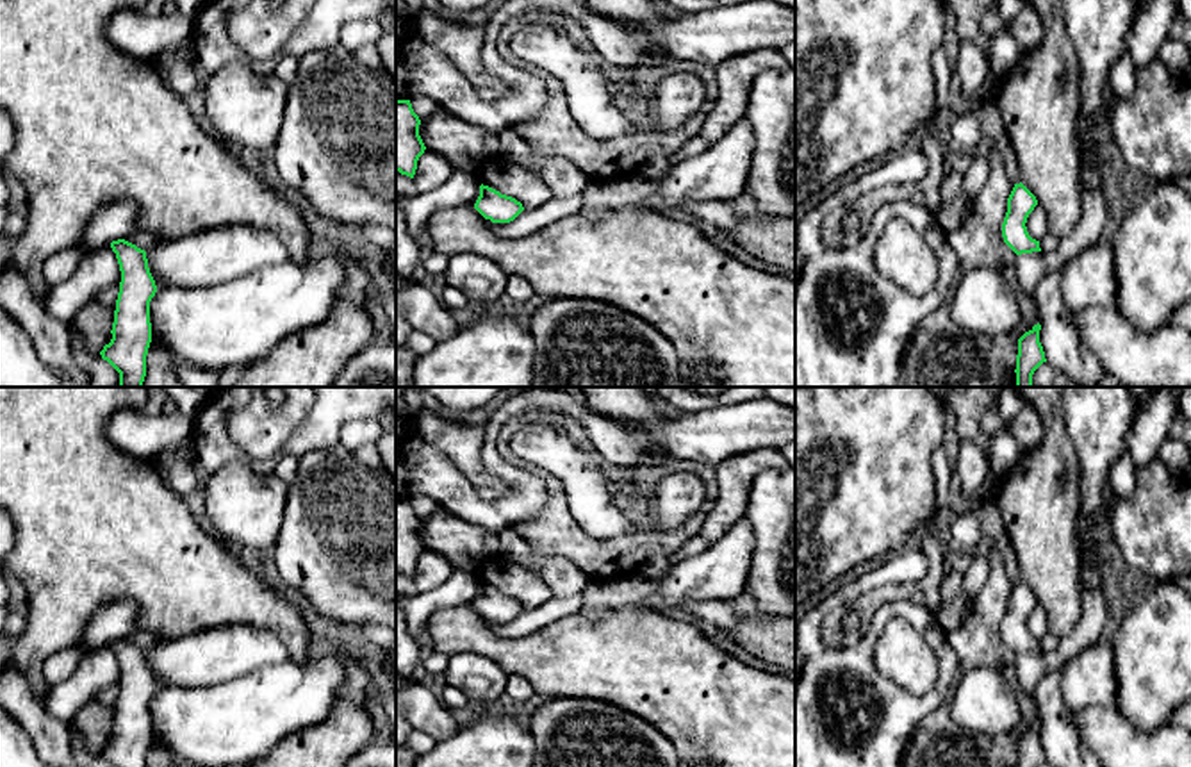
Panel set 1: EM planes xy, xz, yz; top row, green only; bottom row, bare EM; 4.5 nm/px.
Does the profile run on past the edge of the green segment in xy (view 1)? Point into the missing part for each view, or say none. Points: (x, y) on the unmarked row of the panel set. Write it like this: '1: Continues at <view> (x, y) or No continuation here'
1: No continuation here

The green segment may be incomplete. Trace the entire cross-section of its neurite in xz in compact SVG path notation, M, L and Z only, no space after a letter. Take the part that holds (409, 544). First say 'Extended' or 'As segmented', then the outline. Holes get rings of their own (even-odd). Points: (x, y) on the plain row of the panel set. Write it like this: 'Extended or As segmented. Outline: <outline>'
As segmented. Outline: M396 499L396 571L414 578L426 546L419 535L421 519L410 499Z

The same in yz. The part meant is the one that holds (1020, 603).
As segmented. Outline: M1020 581L1007 598L1007 612L1002 623L1004 642L1016 653L1041 651L1039 640L1027 631L1027 617L1038 605L1036 596Z

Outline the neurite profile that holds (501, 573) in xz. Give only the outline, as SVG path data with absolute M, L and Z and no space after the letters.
M501 553L478 562L472 573L480 583L515 598L526 610L533 610L549 599L542 578L533 569Z

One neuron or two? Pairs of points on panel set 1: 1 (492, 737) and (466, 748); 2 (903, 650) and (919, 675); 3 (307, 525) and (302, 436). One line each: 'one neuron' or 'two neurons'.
1: one neuron
2: one neuron
3: two neurons

